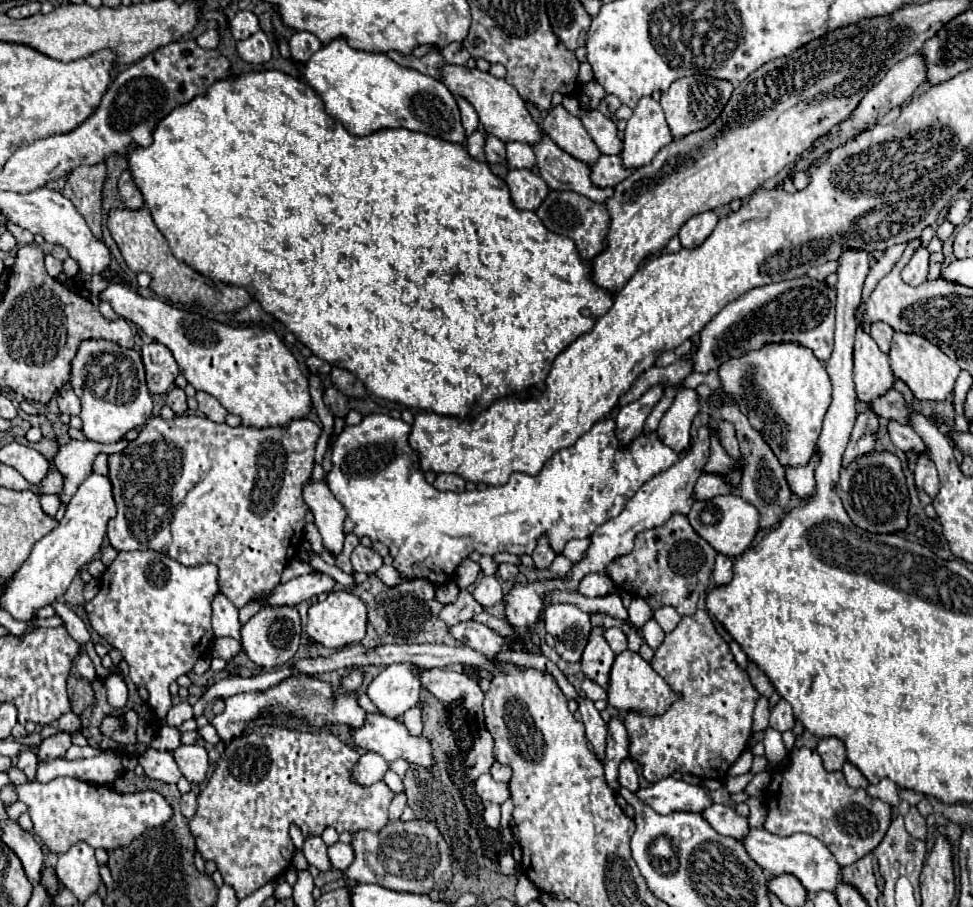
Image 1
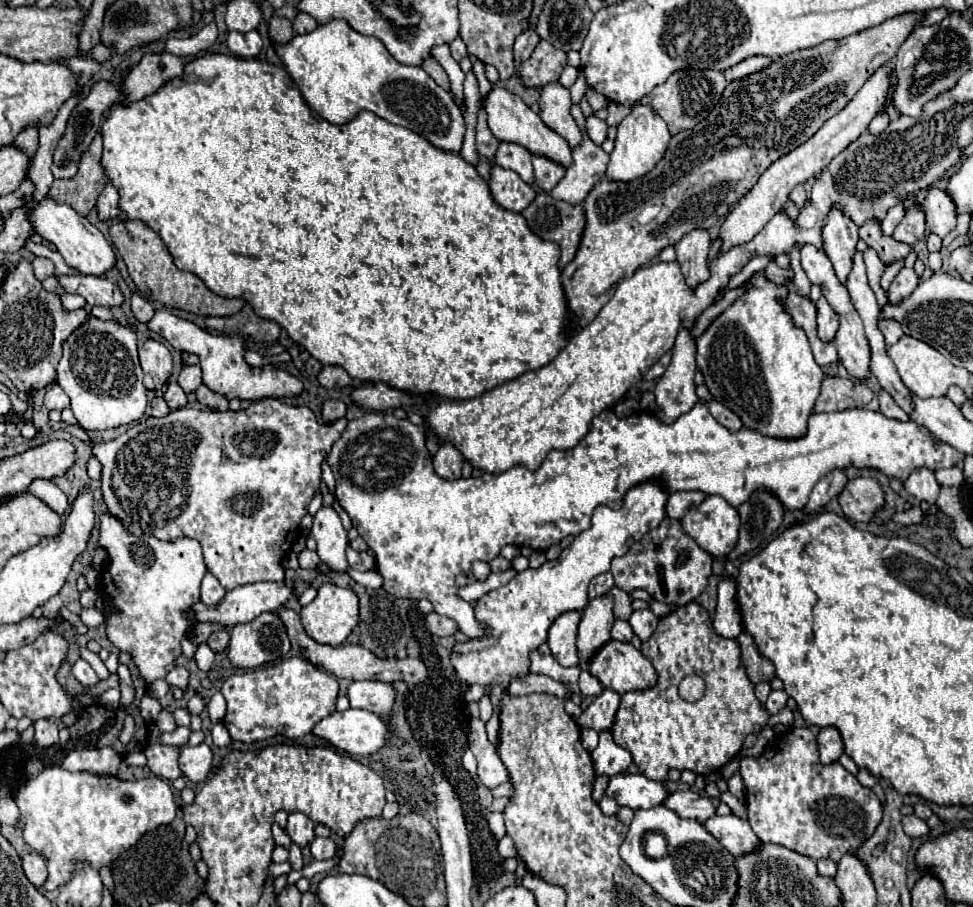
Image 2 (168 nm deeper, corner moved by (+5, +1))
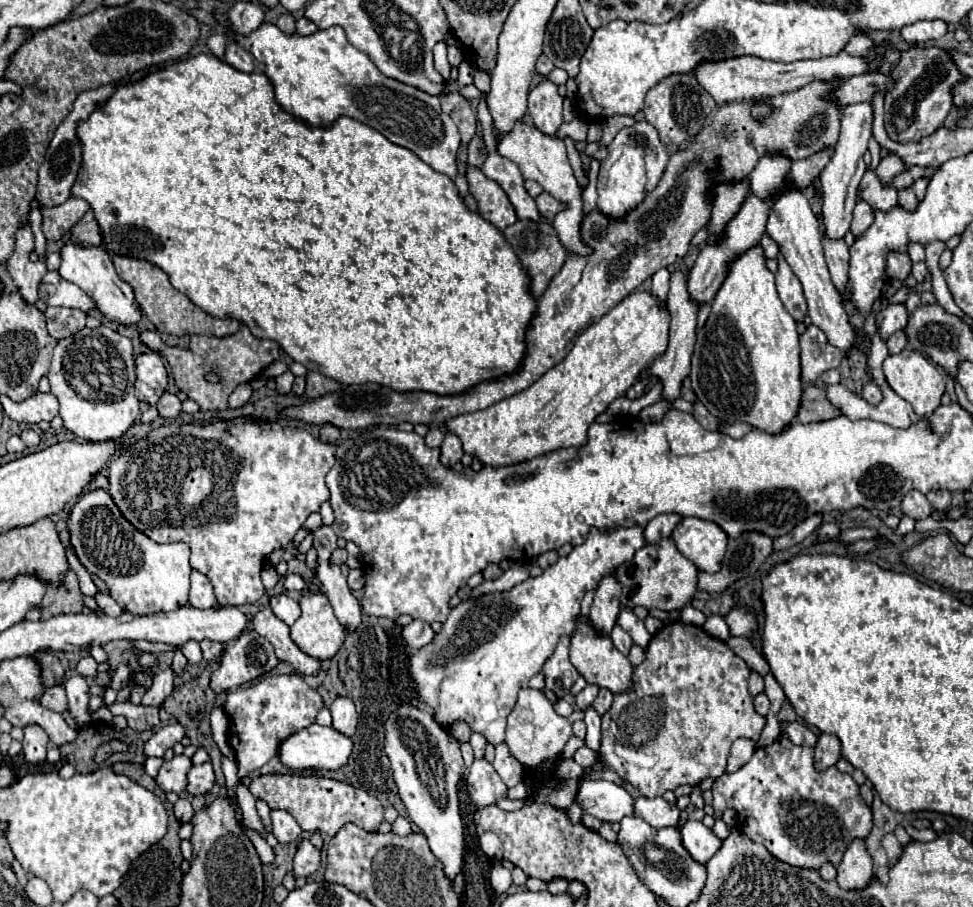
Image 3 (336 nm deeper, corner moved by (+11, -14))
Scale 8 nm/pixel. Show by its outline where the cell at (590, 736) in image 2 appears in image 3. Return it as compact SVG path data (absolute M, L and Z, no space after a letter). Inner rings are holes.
M583 744L583 746L575 752L575 756L573 756L573 758L575 758L575 762L577 762L577 764L581 764L583 768L589 768L589 766L597 760L597 752Z

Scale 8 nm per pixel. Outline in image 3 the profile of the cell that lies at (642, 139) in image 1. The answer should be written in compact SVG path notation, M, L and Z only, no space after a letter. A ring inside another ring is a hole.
M635 122L629 128L623 128L615 140L607 146L609 154L601 162L599 170L599 182L597 182L597 210L605 216L611 216L615 220L621 220L627 212L631 212L635 206L639 206L645 196L657 186L661 180L669 152L661 144L657 130L649 122Z

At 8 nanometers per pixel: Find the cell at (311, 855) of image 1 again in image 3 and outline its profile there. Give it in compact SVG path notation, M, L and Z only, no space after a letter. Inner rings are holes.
M271 810L271 826L273 826L275 838L281 844L293 842L301 834L299 824L295 822L295 818L287 810Z

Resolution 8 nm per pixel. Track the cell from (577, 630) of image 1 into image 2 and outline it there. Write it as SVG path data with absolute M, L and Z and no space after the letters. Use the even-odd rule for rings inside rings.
M565 611L561 613L549 627L549 637L547 643L551 647L553 657L569 667L569 665L579 665L579 657L577 657L577 625L581 621L581 613L579 611Z

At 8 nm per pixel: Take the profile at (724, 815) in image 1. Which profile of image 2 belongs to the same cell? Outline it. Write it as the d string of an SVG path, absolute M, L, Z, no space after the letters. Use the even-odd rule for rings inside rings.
M675 791L663 803L667 809L675 811L683 819L695 819L705 823L709 817L715 817L717 807L711 803L707 795L699 795L693 791Z

